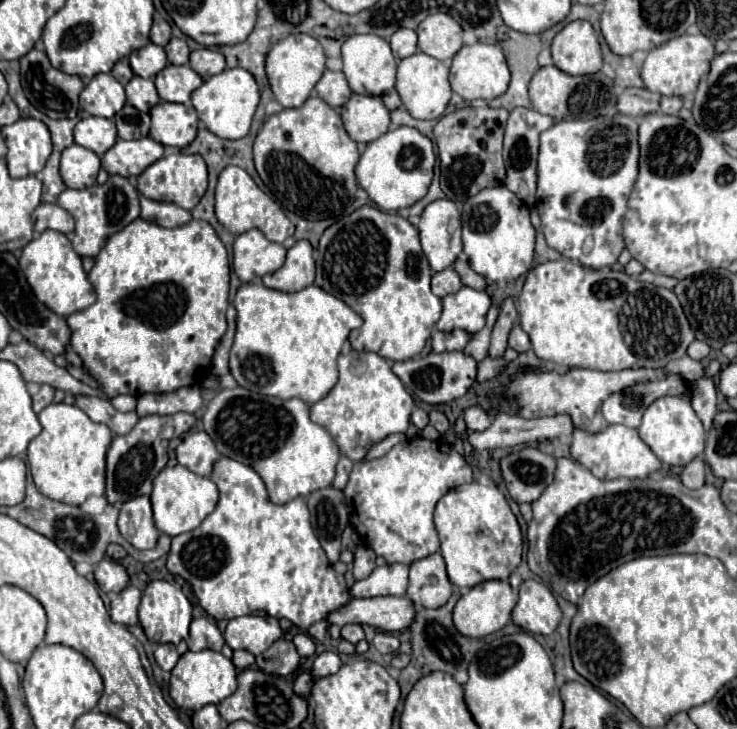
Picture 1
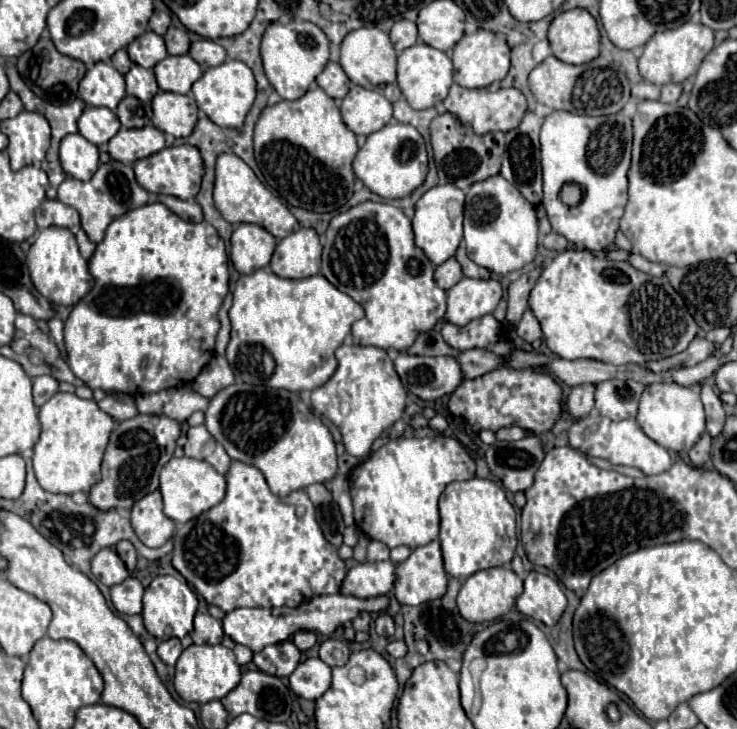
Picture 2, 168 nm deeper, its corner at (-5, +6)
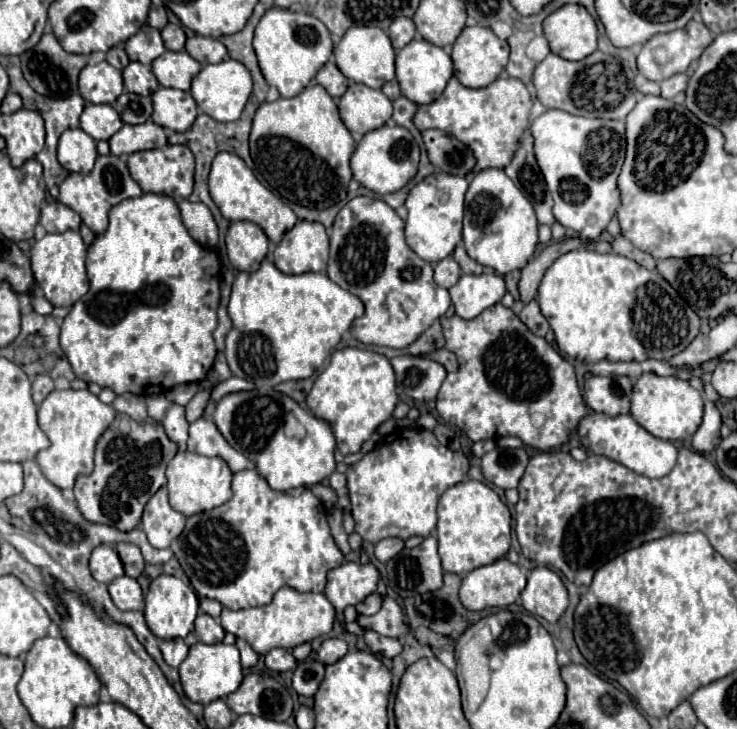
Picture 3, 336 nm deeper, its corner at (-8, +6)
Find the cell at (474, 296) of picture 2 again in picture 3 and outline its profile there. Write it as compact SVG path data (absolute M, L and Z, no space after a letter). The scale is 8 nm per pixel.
M495 272L477 274L463 274L459 282L449 290L455 314L463 320L471 320L479 316L485 308L495 306L505 294L505 282Z

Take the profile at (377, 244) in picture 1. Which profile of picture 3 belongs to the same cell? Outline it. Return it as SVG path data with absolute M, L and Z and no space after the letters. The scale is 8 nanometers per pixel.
M357 196L343 206L331 226L331 254L327 276L343 290L355 294L365 304L365 314L351 324L351 336L363 344L407 348L413 344L435 320L445 316L451 306L449 292L433 282L433 268L421 260L405 242L405 222L383 200Z

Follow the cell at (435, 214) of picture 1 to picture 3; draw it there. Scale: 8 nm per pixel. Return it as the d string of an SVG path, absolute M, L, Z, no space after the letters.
M435 172L423 182L415 184L407 196L407 220L405 220L405 238L409 248L423 260L437 264L443 258L451 256L455 246L461 240L461 222L463 222L463 200L467 192L467 180L459 176L443 176Z

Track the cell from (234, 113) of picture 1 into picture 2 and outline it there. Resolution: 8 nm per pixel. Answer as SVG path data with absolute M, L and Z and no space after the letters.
M226 60L220 66L208 68L192 86L194 100L202 115L207 116L214 124L226 128L240 128L254 98L256 98L256 80L252 70L238 60Z

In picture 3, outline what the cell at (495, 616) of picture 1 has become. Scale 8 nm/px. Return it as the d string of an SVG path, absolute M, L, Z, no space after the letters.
M501 558L489 566L469 572L461 582L459 598L461 604L473 612L485 608L505 608L519 598L525 582L525 572L507 558Z

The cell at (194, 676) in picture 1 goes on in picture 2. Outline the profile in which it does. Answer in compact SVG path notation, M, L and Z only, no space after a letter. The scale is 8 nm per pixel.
M218 644L218 646L188 646L182 654L180 660L176 662L176 676L174 676L174 686L176 692L180 694L180 698L184 702L198 702L198 704L206 704L210 700L220 700L224 698L230 690L234 690L240 682L240 664L236 662L236 656L232 650L228 650L226 646Z

